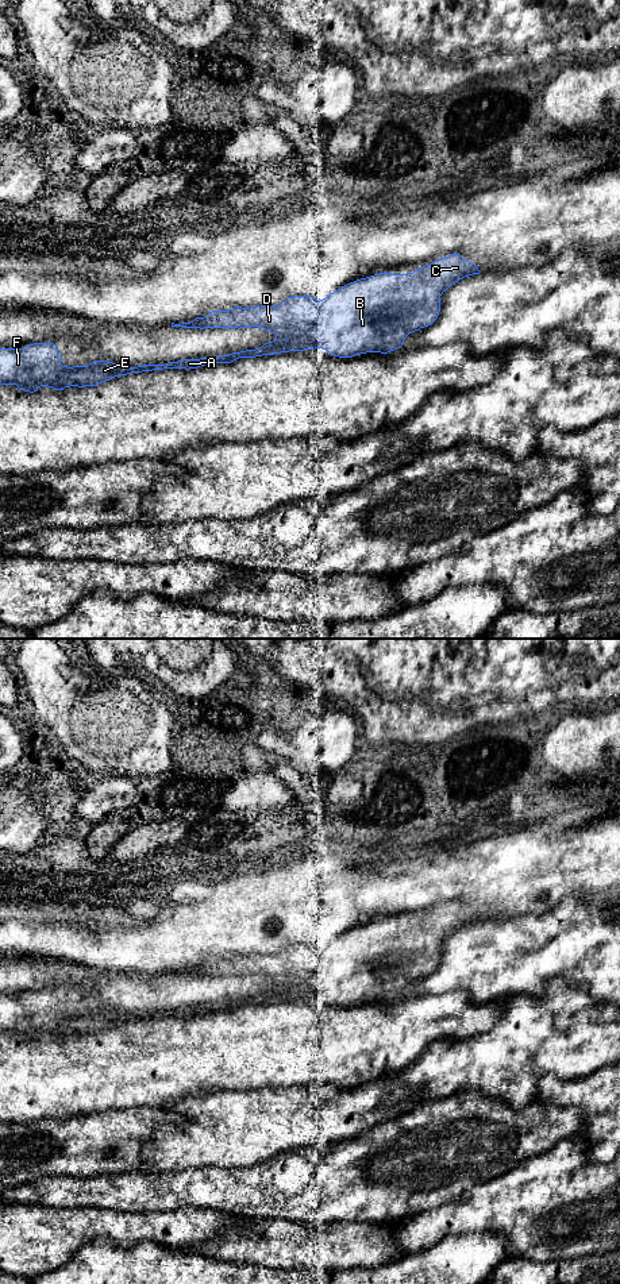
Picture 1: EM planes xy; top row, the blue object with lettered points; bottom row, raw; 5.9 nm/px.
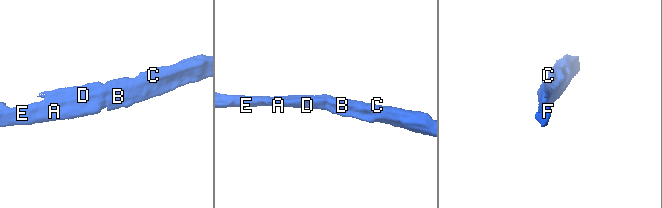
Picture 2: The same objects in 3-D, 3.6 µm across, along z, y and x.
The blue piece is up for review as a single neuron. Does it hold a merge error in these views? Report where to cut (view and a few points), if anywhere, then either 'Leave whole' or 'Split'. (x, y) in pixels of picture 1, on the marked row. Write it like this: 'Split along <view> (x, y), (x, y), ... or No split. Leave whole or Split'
No split. Leave whole

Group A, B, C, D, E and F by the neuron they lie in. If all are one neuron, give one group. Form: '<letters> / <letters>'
A B C D E F

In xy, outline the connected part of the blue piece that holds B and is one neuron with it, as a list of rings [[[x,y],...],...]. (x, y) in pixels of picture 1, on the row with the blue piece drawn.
[[[459,254],[434,261],[408,274],[380,273],[350,282],[317,301],[312,296],[292,296],[274,306],[235,306],[230,311],[212,311],[208,316],[196,317],[190,323],[172,327],[185,328],[263,328],[276,335],[273,342],[255,350],[232,352],[212,358],[184,359],[165,365],[143,365],[138,367],[120,366],[107,360],[95,360],[86,366],[62,366],[62,356],[53,343],[27,344],[26,348],[0,348],[0,386],[16,385],[20,390],[34,393],[41,386],[63,390],[70,386],[97,386],[115,377],[131,373],[163,369],[197,369],[209,363],[231,363],[239,358],[255,358],[289,351],[323,348],[334,356],[351,358],[366,352],[388,354],[400,348],[405,338],[431,325],[440,312],[440,296],[459,279],[480,274],[474,263]]]

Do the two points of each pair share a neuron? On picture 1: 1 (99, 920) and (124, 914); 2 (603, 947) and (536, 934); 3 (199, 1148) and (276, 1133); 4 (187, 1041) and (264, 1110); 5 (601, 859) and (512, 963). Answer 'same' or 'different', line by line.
1: same
2: same
3: same
4: different
5: different

